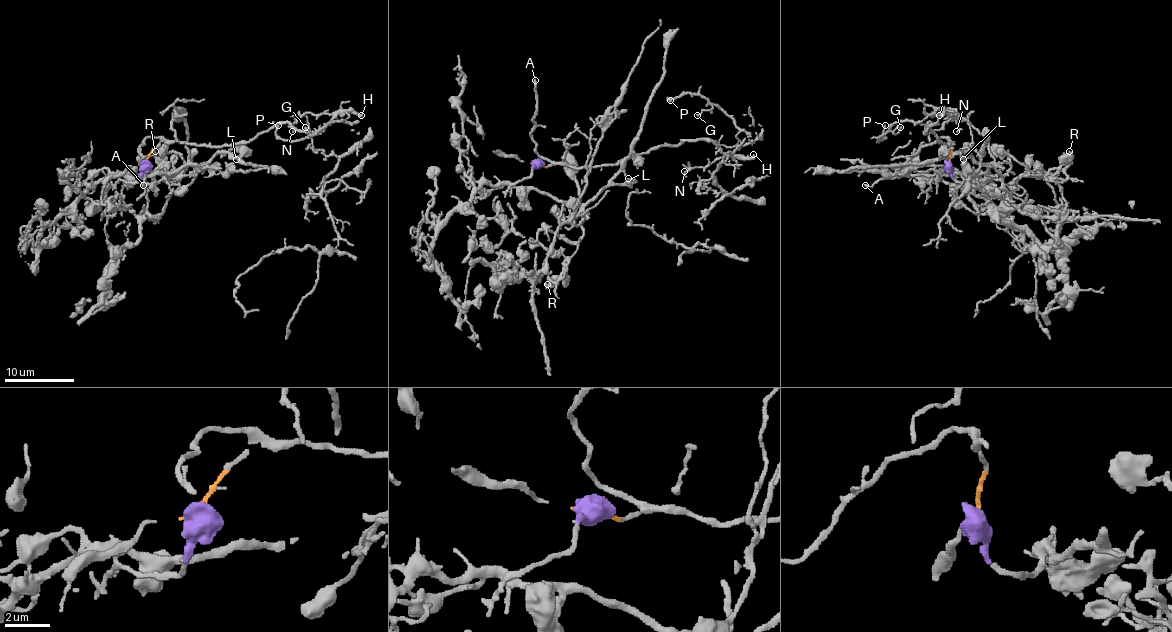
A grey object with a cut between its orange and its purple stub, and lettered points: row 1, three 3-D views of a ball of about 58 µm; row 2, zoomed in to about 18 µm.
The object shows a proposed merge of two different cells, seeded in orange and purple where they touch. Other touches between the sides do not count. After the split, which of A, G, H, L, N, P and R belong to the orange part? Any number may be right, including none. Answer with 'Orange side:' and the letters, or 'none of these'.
Orange side: A, G, H, N, P

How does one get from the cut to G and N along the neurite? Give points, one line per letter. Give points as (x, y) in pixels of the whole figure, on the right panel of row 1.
G: (949, 163), (953, 143), (940, 143), (930, 123), (925, 131), (939, 114), (890, 128), (895, 135), (901, 126)
N: (949, 163), (949, 142), (953, 143), (940, 143), (930, 123), (925, 130), (939, 116), (953, 112), (956, 131)

